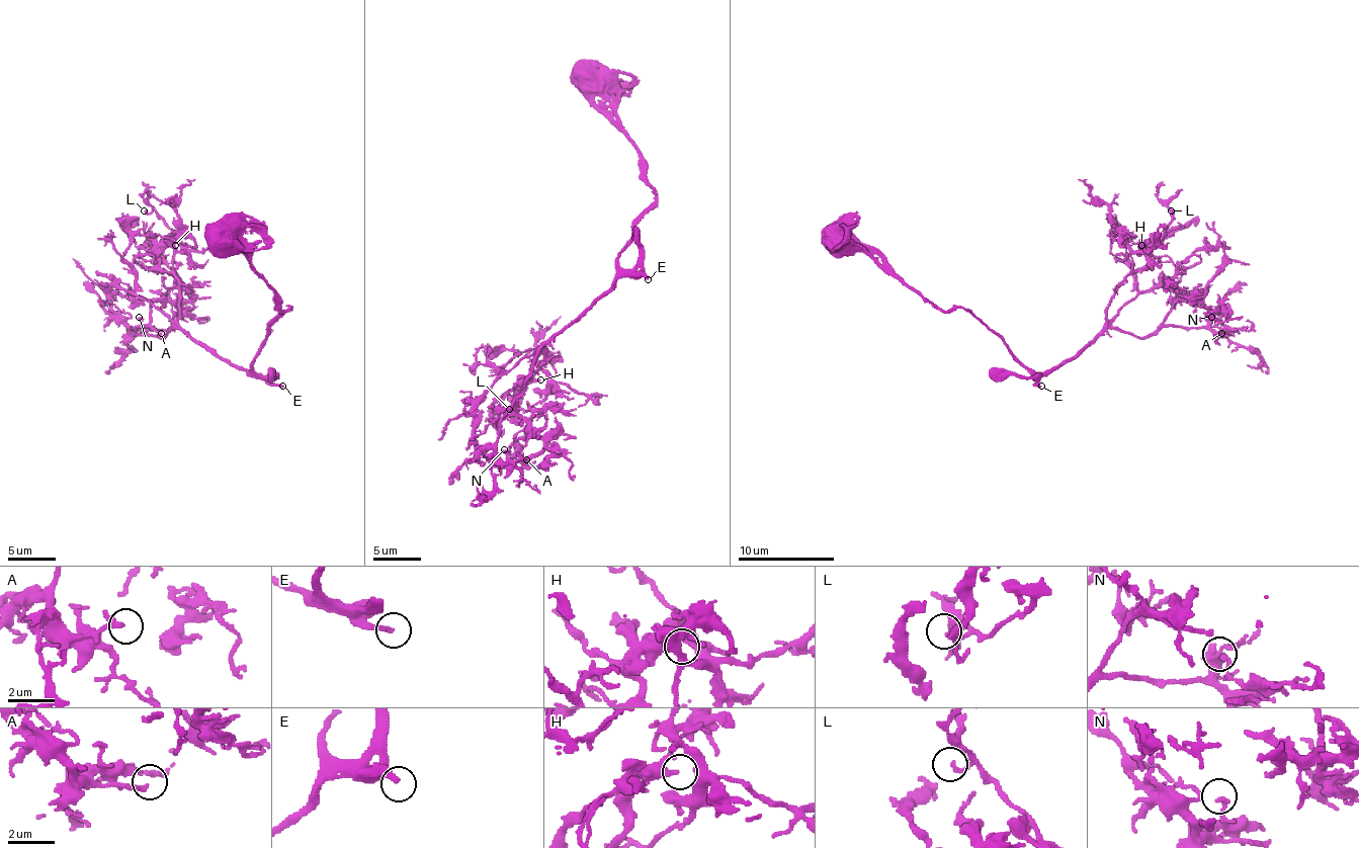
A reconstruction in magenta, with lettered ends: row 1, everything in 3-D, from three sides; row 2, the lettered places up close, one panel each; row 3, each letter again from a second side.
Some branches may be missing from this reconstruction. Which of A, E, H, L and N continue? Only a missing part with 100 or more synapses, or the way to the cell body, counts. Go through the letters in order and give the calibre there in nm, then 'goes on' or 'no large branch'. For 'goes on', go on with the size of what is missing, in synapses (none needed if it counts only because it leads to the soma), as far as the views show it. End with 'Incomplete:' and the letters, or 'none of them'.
A: 240 nm thick; no large branch
E: 240 nm thick; goes on; about 140 synapses
H: 190 nm thick; no large branch
L: 180 nm thick; no large branch
N: 130 nm thick; no large branch
Incomplete: E

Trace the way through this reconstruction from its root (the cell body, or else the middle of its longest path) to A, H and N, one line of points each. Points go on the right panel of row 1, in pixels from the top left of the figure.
A: (840, 237), (940, 310), (964, 307), (1036, 371), (1108, 329), (1221, 333)
H: (840, 237), (940, 310), (964, 307), (1036, 371), (1106, 326), (1111, 294), (1147, 264), (1141, 245)
N: (840, 237), (940, 310), (964, 307), (1036, 371), (1108, 329), (1223, 333), (1211, 317)

